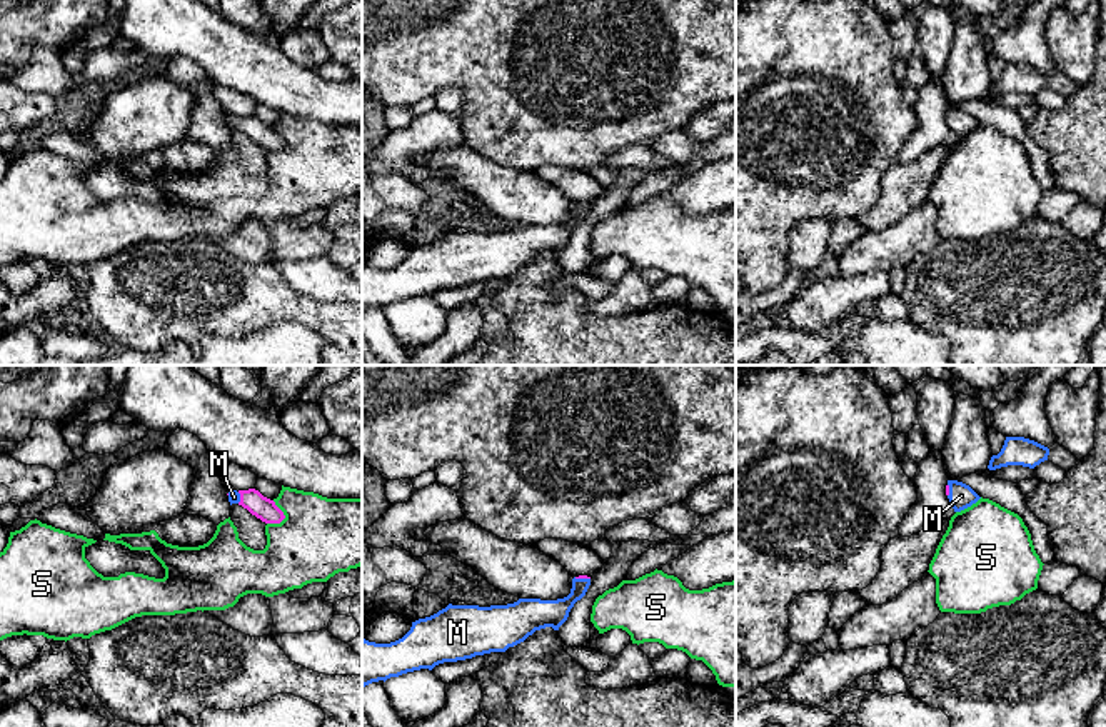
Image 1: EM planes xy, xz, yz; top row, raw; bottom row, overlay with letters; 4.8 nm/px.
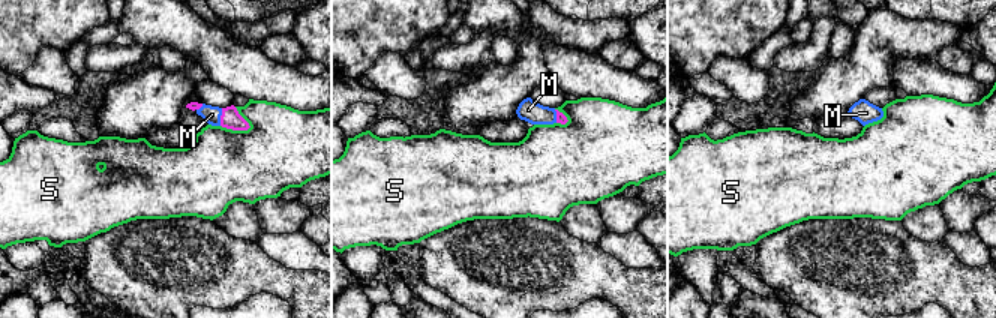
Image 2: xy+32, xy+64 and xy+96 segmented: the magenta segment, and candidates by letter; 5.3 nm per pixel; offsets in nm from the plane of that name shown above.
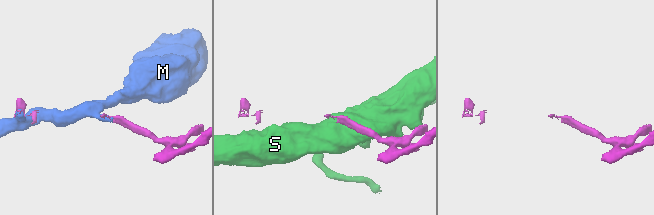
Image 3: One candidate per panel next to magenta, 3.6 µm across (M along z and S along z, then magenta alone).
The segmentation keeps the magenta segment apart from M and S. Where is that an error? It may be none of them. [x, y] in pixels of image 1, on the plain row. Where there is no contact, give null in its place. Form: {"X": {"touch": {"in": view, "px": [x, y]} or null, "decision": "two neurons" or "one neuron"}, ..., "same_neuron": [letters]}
{"M": {"touch": {"in": "xz", "px": [583, 204]}, "decision": "one neuron"}, "S": {"touch": {"in": "xy", "px": [282, 139]}, "decision": "two neurons"}, "same_neuron": ["M"]}

